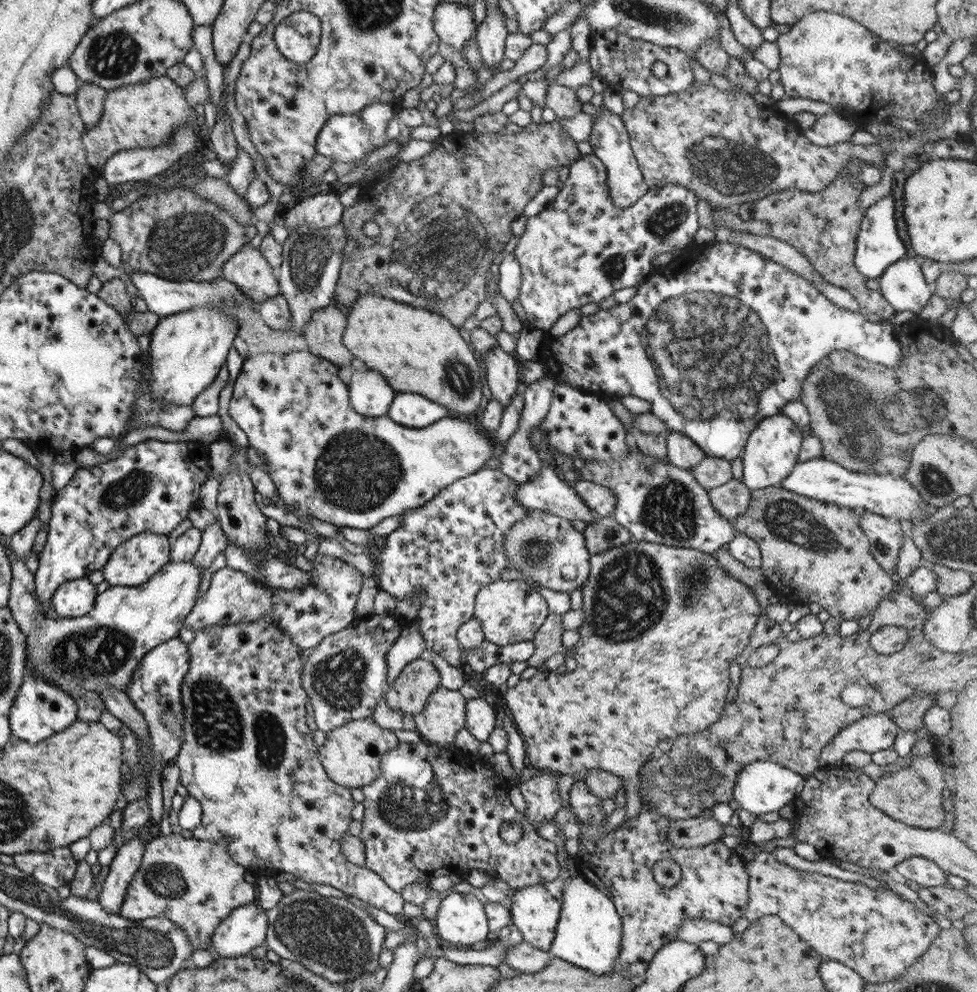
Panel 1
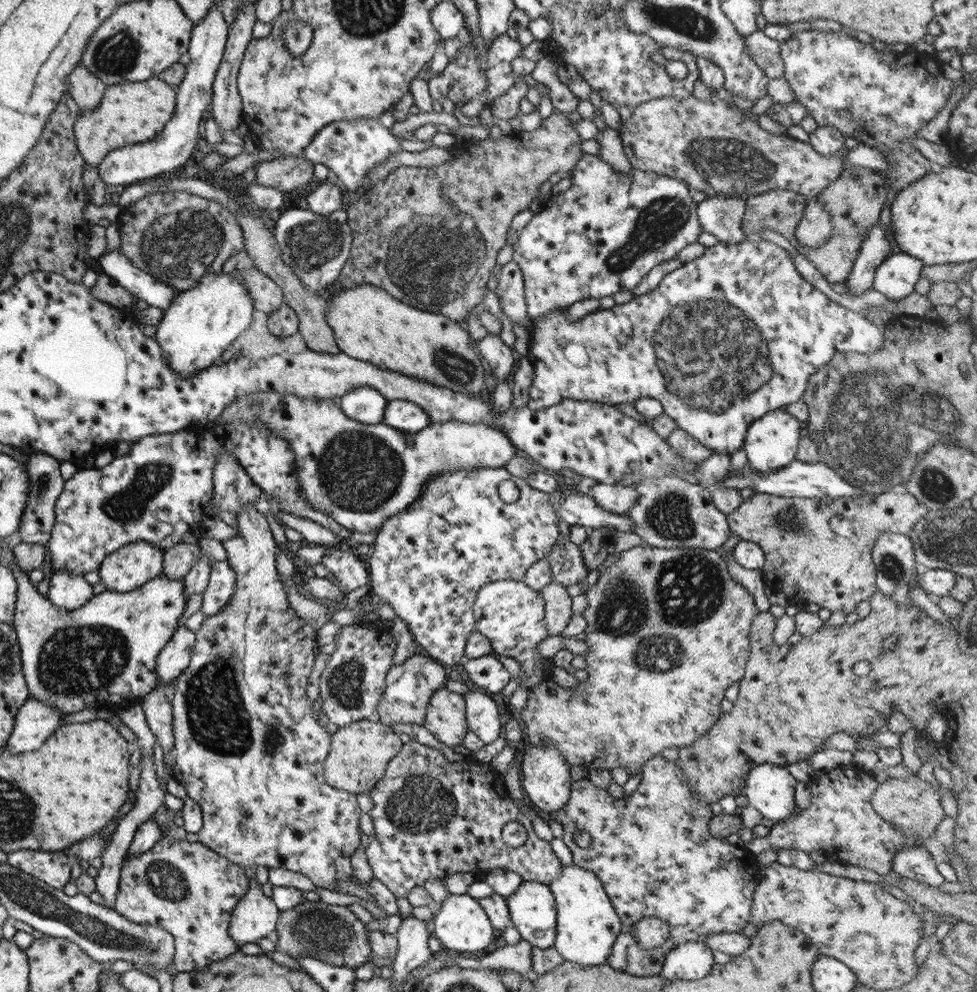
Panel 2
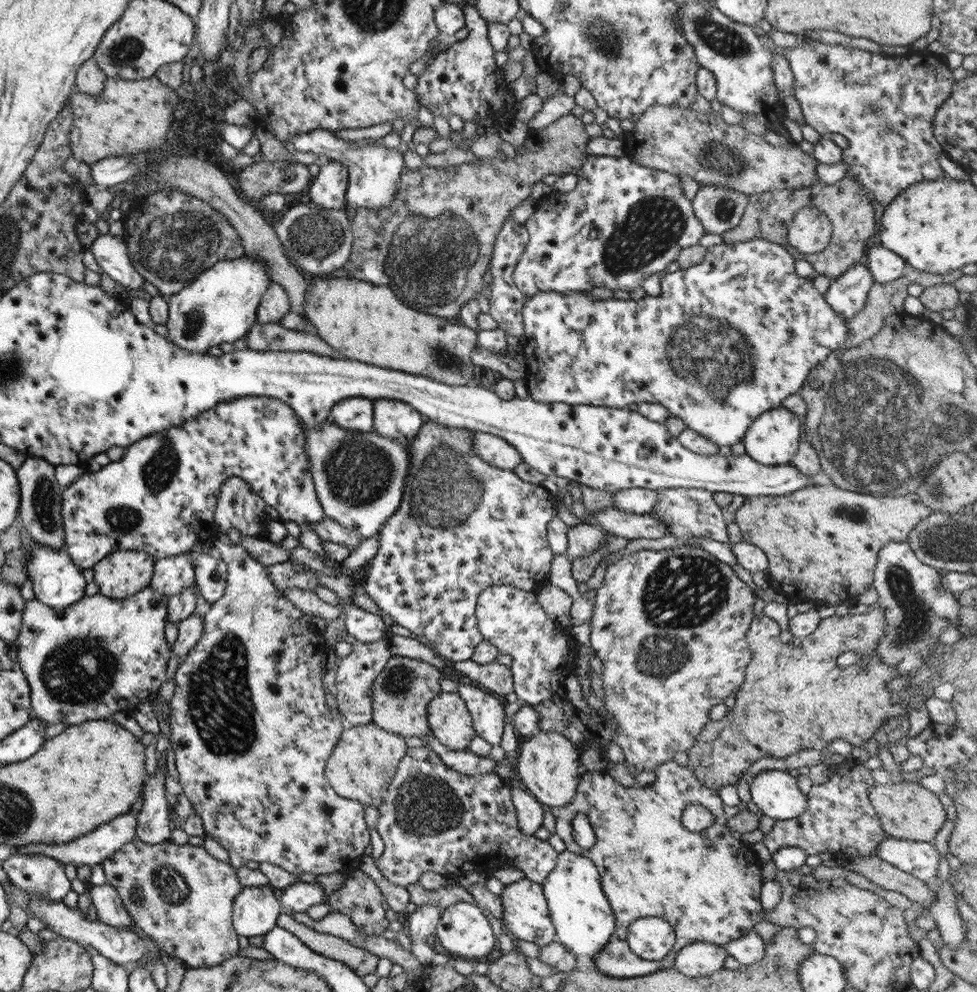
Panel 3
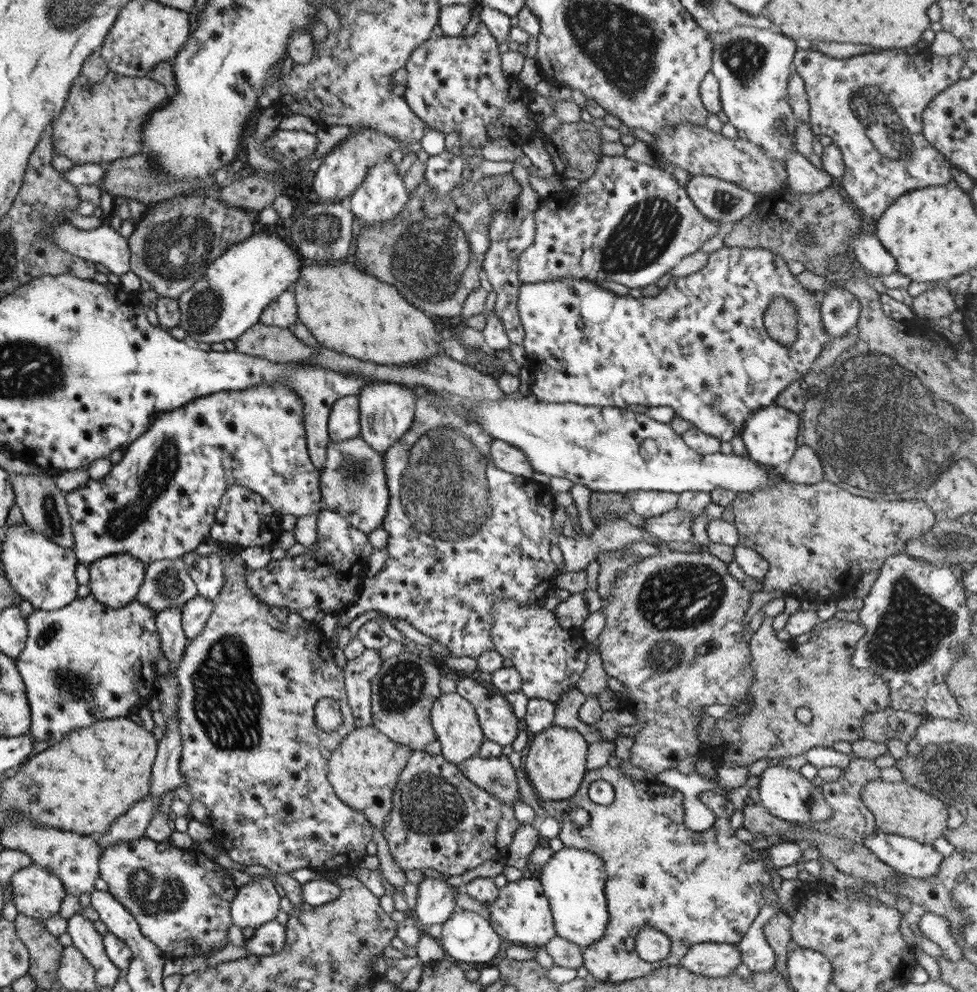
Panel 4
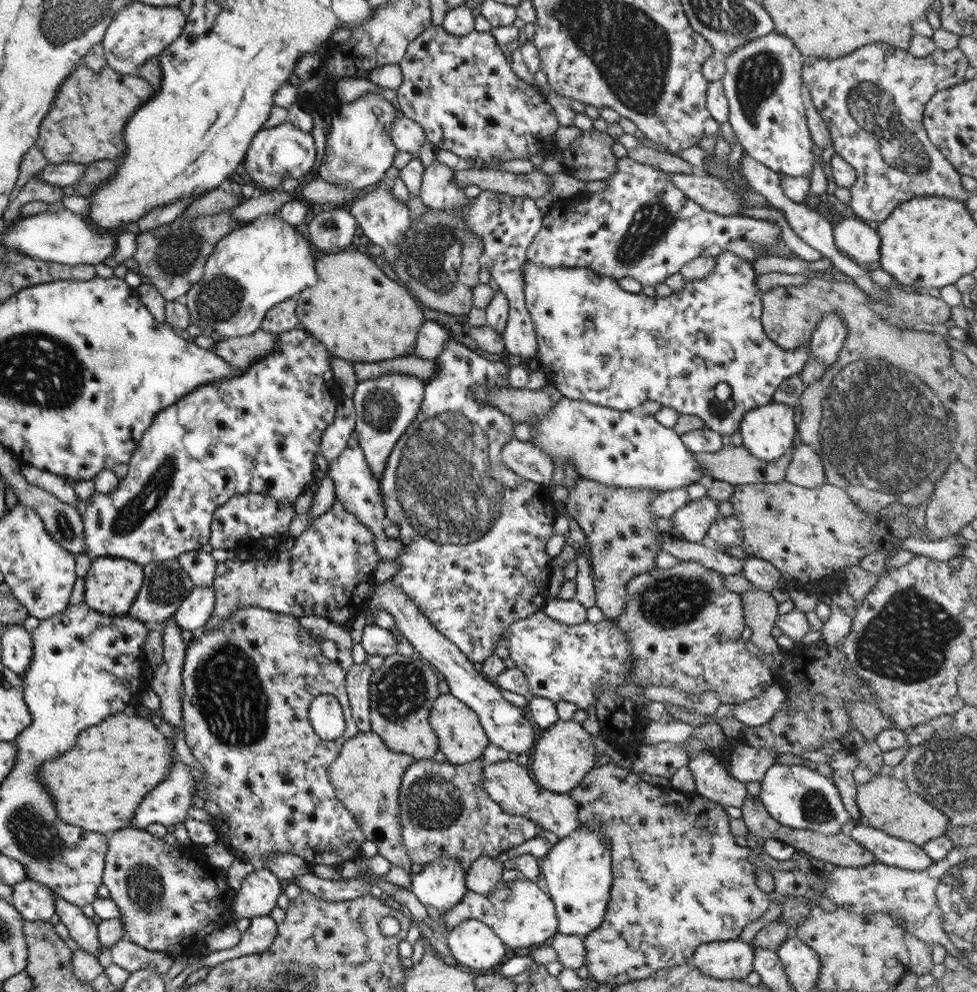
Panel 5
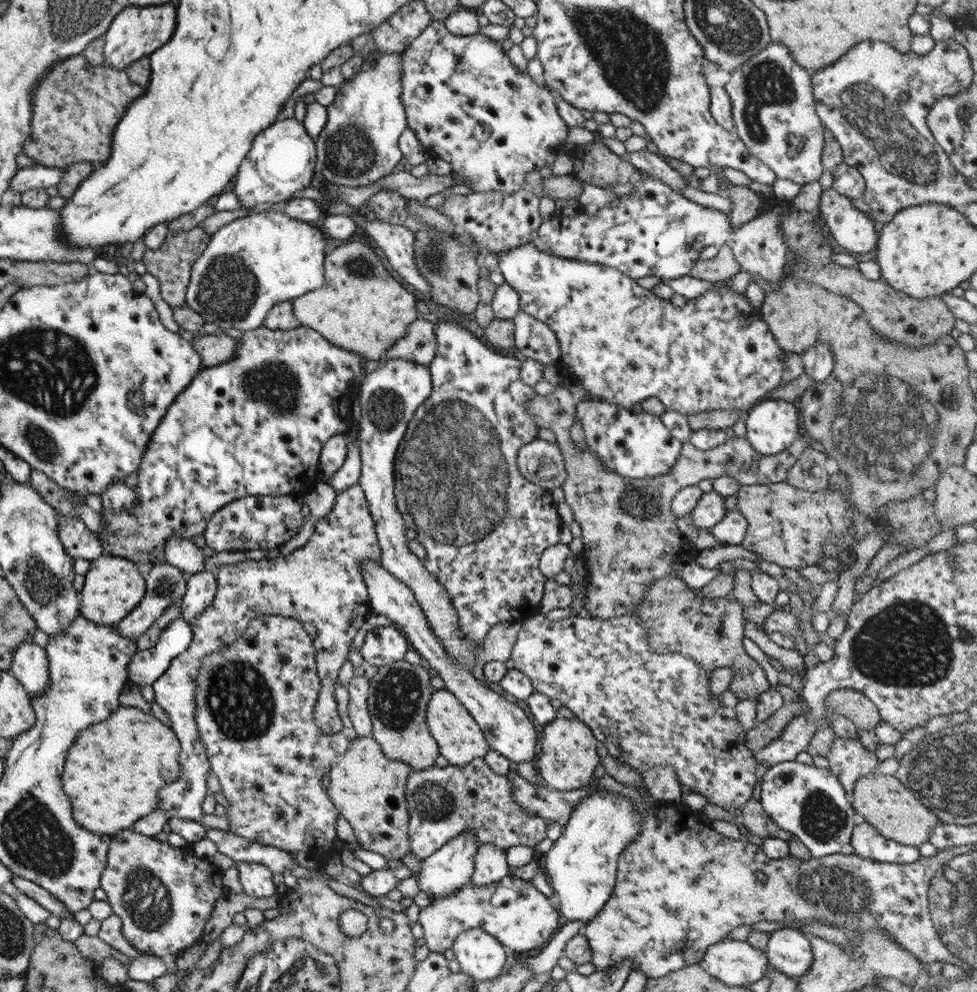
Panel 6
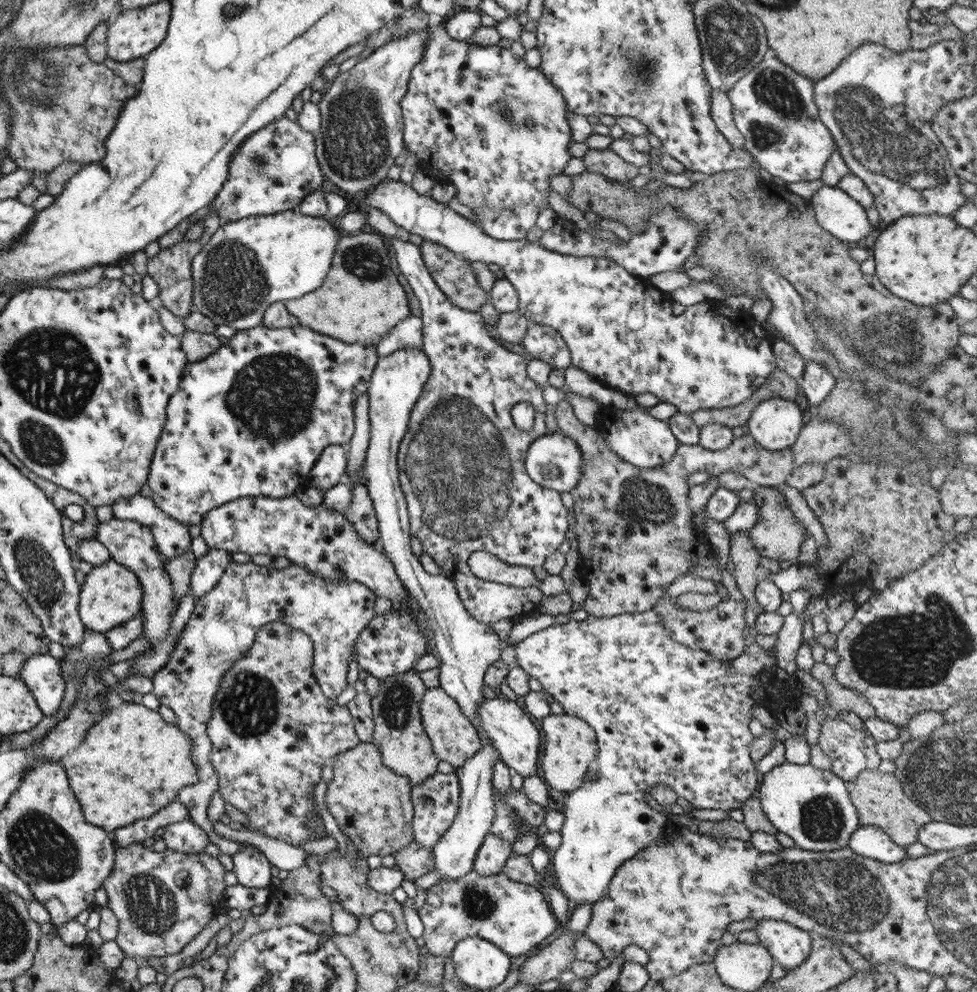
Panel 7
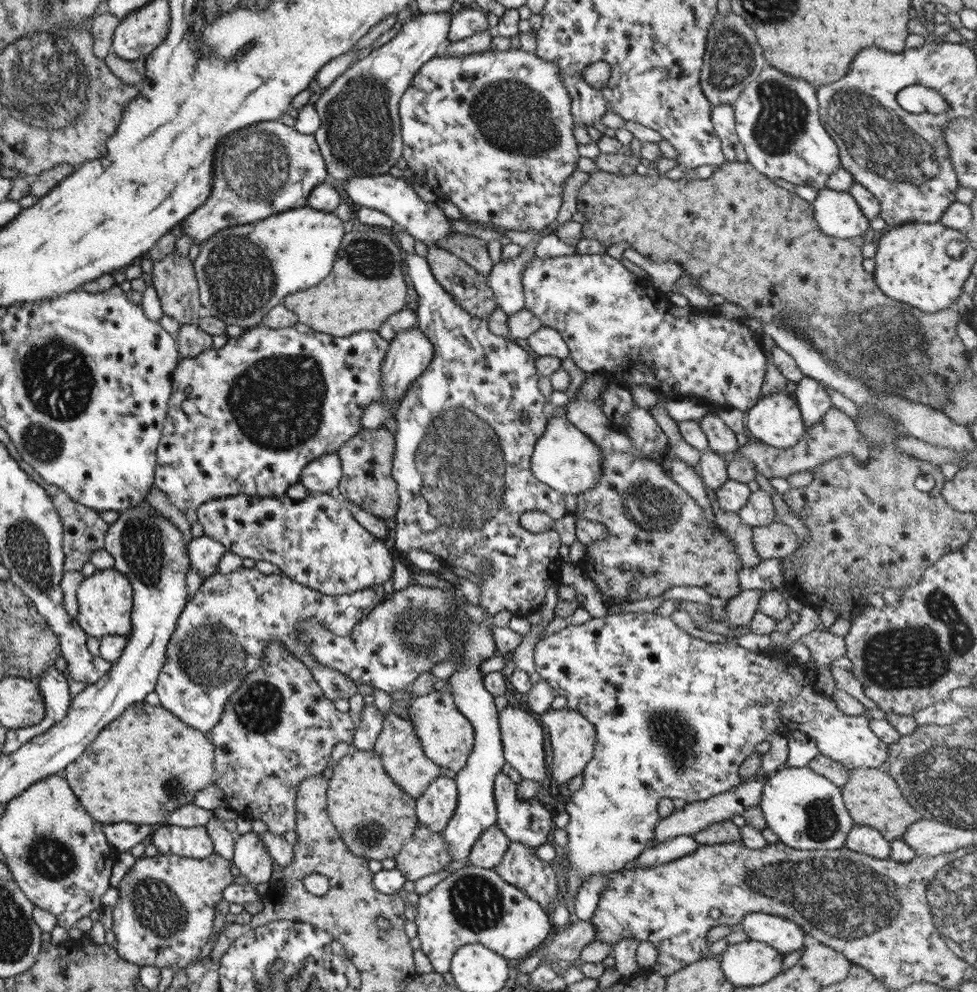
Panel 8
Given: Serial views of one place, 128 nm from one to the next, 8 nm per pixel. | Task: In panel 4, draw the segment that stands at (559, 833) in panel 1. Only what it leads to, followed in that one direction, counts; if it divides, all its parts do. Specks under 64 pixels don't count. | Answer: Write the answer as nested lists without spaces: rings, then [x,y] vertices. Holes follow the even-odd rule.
[[[525,876],[516,882],[507,882],[505,886],[498,889],[497,898],[491,901],[491,904],[484,904],[484,906],[489,911],[488,921],[491,929],[510,944],[534,949],[543,948],[553,936],[556,936],[549,904],[538,880]]]

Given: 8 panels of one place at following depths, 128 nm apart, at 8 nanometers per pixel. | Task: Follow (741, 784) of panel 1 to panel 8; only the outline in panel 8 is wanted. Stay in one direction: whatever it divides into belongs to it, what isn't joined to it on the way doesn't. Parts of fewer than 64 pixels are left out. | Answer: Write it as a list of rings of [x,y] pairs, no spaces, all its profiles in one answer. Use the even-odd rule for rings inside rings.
[[[781,767],[767,775],[763,783],[761,809],[766,827],[775,834],[779,843],[795,850],[835,850],[844,846],[847,833],[855,825],[842,803],[840,789],[831,784],[823,775],[809,768]]]

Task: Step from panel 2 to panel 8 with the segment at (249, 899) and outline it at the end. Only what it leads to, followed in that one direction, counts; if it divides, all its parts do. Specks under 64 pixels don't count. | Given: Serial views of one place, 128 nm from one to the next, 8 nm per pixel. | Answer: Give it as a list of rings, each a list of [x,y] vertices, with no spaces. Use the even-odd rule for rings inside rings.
[[[257,833],[241,834],[234,841],[233,848],[231,863],[248,884],[256,886],[270,882],[272,858]]]

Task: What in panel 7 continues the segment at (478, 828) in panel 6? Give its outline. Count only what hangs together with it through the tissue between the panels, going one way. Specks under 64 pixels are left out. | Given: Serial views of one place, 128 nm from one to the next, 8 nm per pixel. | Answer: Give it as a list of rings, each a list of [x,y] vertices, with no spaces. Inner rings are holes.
[[[455,771],[452,773],[436,772],[423,782],[410,787],[410,801],[413,807],[412,833],[419,846],[433,848],[439,837],[449,828],[455,813],[458,811],[460,786]],[[492,786],[494,819],[489,833],[509,844],[517,835],[527,831],[536,834],[537,826],[544,820],[546,808],[531,802],[522,791],[508,788],[506,794],[498,794]]]

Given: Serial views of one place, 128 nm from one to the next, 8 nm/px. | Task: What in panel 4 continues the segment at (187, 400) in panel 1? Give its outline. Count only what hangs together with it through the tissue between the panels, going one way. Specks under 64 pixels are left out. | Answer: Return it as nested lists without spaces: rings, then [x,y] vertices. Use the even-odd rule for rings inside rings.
[[[257,227],[245,240],[229,245],[215,260],[212,260],[205,269],[203,276],[189,286],[188,290],[177,298],[179,322],[177,327],[187,332],[184,341],[192,346],[198,342],[234,341],[250,326],[258,322],[262,310],[275,300],[282,292],[292,290],[300,277],[299,256],[296,250],[291,249],[285,241],[271,231],[264,231]]]

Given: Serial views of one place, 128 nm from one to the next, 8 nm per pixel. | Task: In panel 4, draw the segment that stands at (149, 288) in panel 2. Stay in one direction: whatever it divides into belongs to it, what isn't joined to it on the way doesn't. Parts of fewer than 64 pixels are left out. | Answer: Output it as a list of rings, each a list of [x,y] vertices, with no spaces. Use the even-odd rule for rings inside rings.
[[[61,223],[50,228],[50,240],[59,250],[101,264],[110,273],[119,276],[130,270],[130,250],[126,238],[110,226],[100,225],[89,230],[80,230],[71,223]]]

